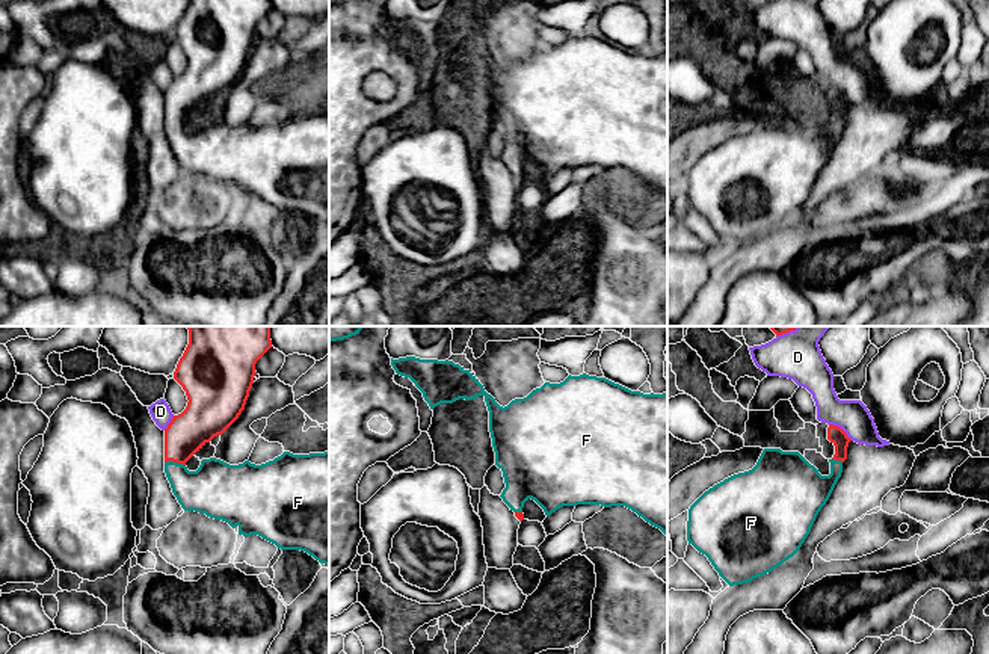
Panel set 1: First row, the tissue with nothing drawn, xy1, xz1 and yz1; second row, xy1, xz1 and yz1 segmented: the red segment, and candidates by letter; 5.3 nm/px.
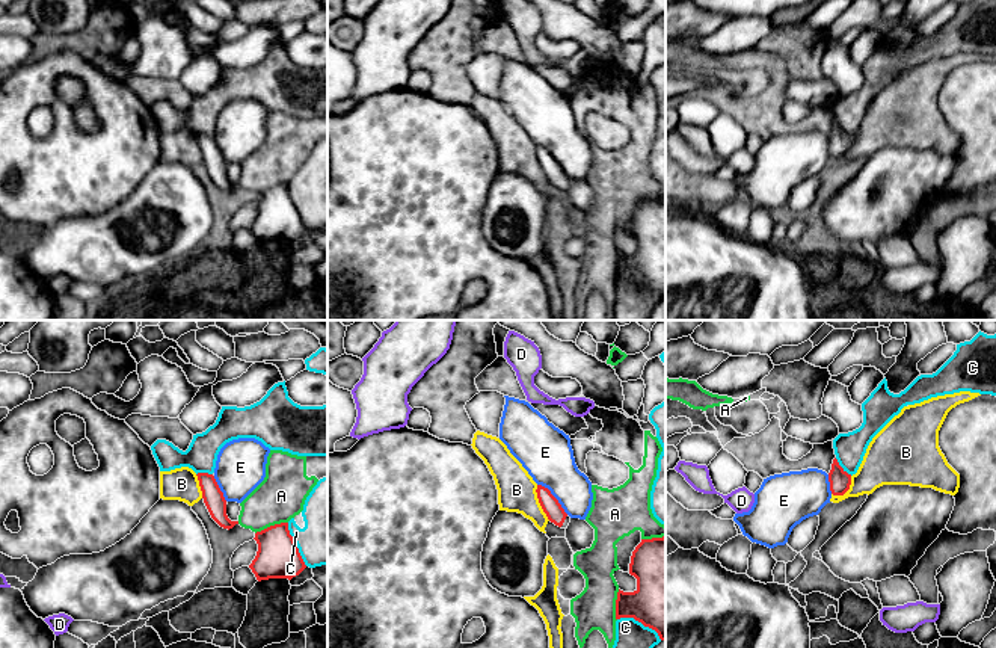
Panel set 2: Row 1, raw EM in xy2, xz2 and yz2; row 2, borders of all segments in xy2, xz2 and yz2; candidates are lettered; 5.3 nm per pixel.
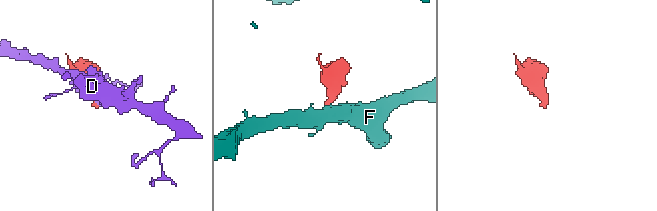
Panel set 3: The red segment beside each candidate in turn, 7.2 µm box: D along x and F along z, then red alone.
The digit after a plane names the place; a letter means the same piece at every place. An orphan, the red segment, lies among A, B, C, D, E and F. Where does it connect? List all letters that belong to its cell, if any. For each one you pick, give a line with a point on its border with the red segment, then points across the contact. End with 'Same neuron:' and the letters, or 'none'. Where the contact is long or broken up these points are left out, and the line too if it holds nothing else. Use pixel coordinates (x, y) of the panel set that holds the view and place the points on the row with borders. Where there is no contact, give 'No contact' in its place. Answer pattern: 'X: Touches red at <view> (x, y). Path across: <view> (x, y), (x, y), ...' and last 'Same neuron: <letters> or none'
F: Touches red at xy1 (175, 461). Path across: xy1 (200, 422), (183, 438), (175, 461), (197, 487), (215, 487)
Same neuron: F

